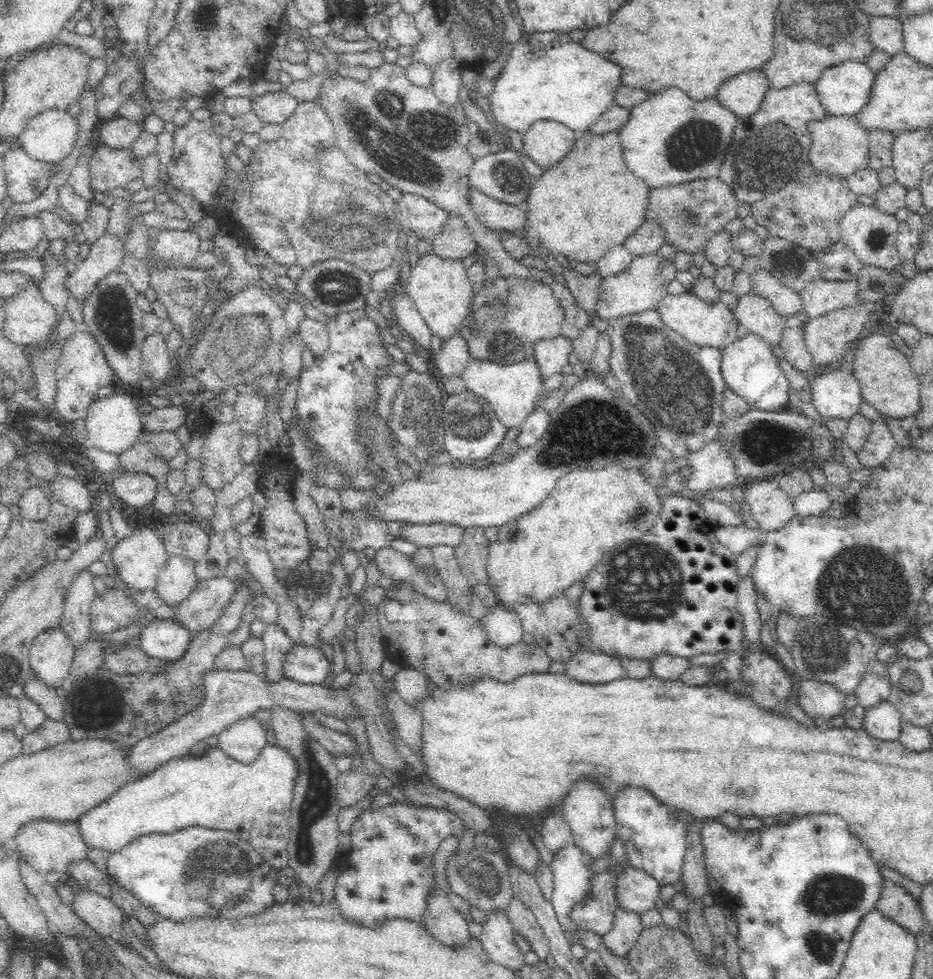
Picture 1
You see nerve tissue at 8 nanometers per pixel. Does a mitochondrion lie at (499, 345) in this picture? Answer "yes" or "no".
yes

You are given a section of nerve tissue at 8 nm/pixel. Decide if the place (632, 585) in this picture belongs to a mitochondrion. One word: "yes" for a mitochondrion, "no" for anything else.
yes

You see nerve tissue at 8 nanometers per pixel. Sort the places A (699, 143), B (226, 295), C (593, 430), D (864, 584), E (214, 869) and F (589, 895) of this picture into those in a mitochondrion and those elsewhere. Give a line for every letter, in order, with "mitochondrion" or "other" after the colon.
A: mitochondrion
B: other
C: mitochondrion
D: mitochondrion
E: mitochondrion
F: other

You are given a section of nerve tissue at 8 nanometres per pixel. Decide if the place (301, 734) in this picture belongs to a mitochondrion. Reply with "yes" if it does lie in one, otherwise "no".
no

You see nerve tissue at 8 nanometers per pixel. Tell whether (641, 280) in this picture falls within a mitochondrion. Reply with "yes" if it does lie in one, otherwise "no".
no

